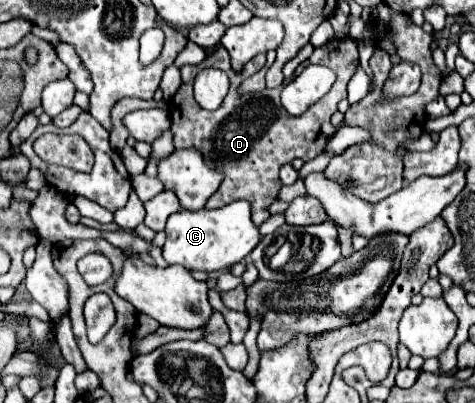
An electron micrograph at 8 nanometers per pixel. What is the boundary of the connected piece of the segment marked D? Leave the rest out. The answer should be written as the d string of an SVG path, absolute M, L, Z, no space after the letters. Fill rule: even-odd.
M350 37L330 39L330 43L314 49L310 63L322 63L330 69L336 69L338 79L328 95L324 95L320 101L310 105L308 111L304 111L298 117L290 115L282 107L280 87L266 89L266 91L254 95L254 99L244 99L242 95L238 95L238 85L264 67L264 63L266 63L264 53L256 55L242 69L242 73L236 73L230 67L230 59L226 55L224 47L218 47L214 53L210 53L200 65L184 65L182 67L182 85L180 85L178 93L170 99L170 109L168 109L168 113L172 117L174 147L176 149L200 147L206 163L210 163L212 167L218 167L218 171L222 171L226 175L226 179L222 181L222 187L216 191L214 197L208 199L206 207L216 209L230 201L246 199L252 205L254 223L258 223L258 225L264 223L270 217L268 207L278 199L278 191L282 187L280 175L278 175L280 167L284 163L294 161L296 157L314 159L316 155L320 155L326 149L328 139L334 135L330 117L336 113L336 105L342 99L346 99L346 87L354 75L354 69L358 67L358 59L360 59L358 43ZM206 67L222 69L230 77L230 91L224 97L224 103L220 105L220 109L216 109L216 111L202 109L196 103L194 93L192 93L192 85L194 85L194 77L196 77L198 69L206 69Z

